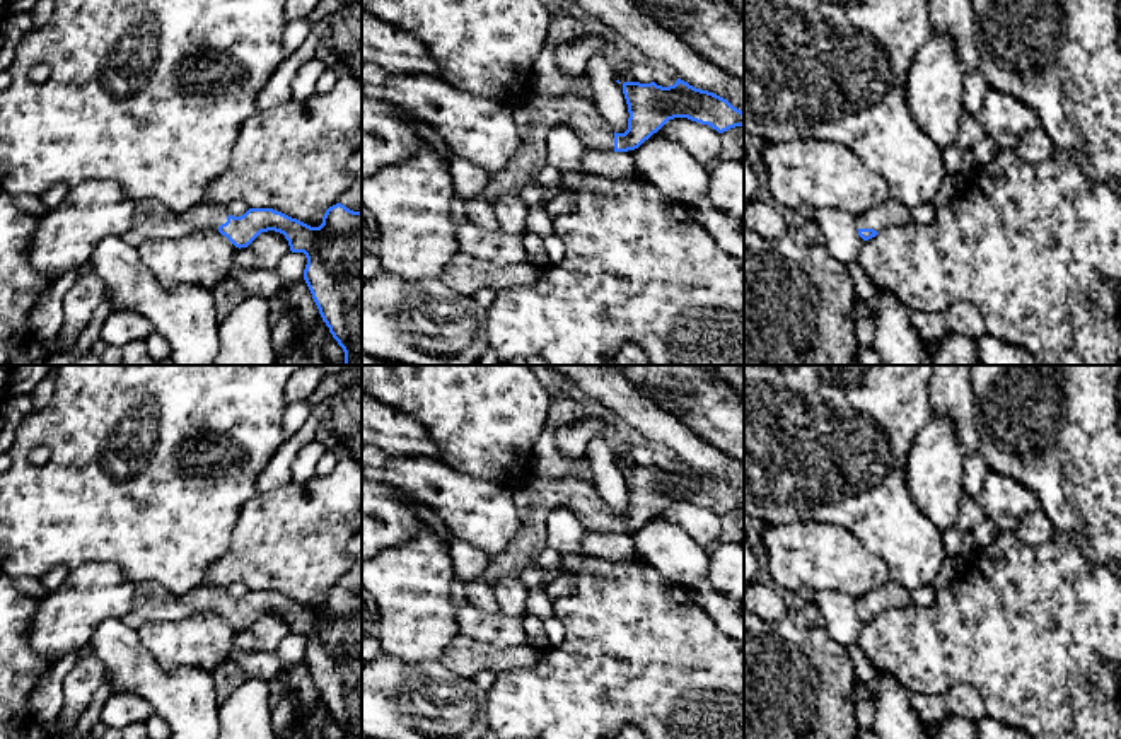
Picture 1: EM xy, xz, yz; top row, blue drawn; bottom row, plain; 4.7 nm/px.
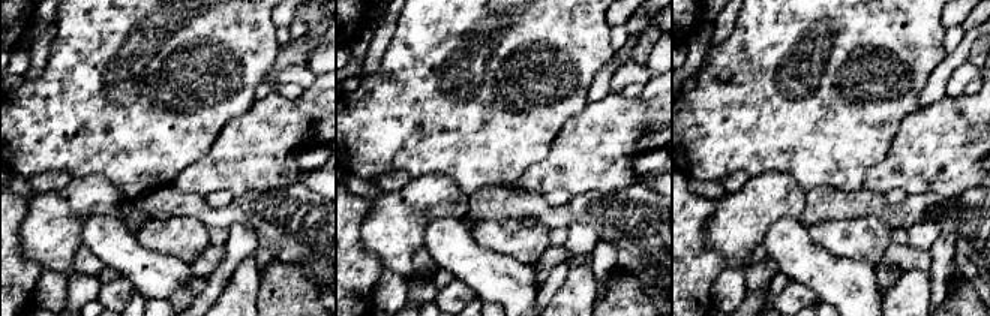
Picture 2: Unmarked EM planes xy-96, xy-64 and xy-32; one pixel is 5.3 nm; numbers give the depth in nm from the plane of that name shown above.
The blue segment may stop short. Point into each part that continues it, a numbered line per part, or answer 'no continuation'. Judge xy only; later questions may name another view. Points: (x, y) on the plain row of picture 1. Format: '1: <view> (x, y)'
1: xy (151, 601)

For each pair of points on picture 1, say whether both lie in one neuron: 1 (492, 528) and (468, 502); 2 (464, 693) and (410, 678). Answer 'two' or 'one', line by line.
1: one
2: one

